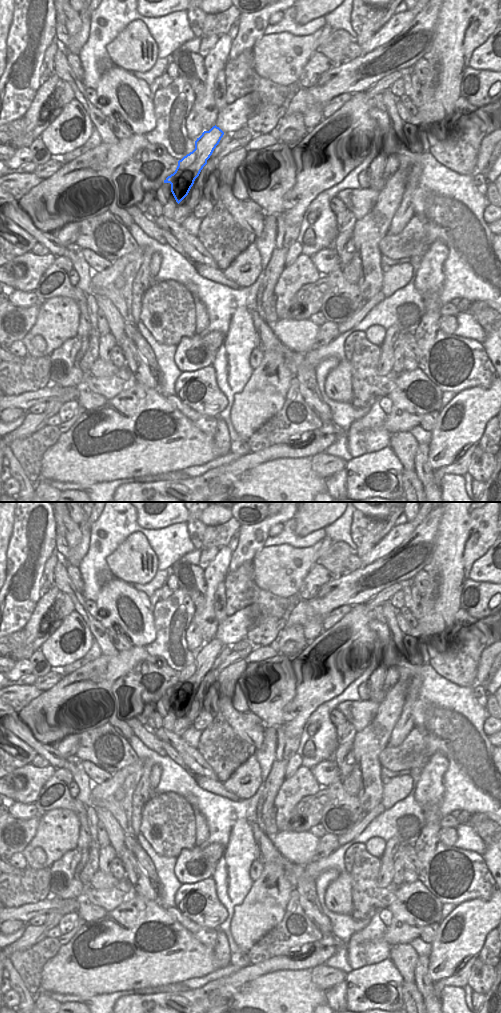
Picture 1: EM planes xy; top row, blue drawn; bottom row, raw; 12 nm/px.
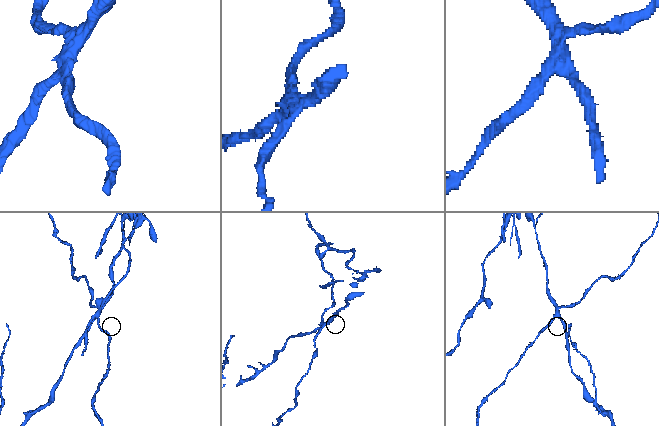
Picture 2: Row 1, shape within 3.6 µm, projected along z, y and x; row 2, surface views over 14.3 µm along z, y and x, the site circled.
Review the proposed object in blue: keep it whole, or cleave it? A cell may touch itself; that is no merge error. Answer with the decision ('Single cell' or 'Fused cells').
Fused cells

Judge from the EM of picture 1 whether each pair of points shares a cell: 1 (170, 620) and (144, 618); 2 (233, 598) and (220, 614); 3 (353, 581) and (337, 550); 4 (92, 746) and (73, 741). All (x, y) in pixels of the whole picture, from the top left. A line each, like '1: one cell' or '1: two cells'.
1: two cells
2: two cells
3: two cells
4: two cells

